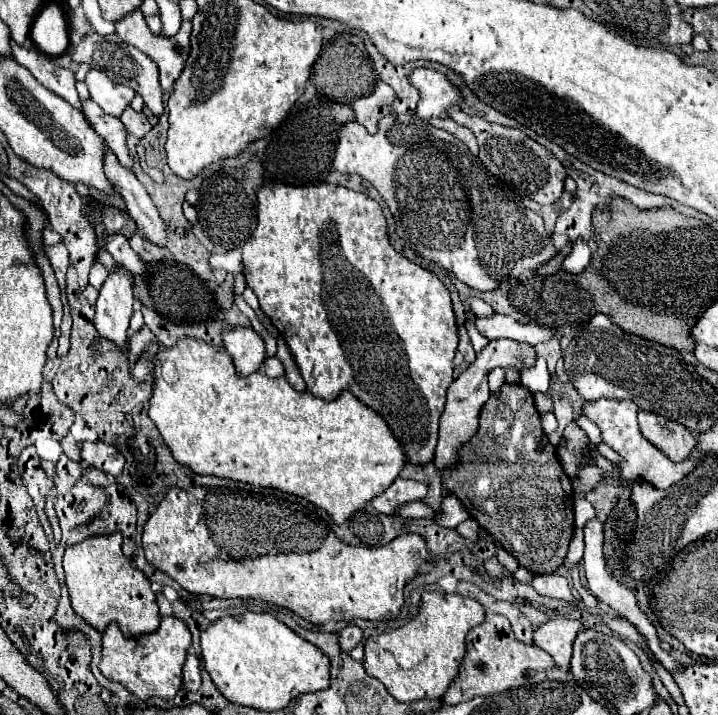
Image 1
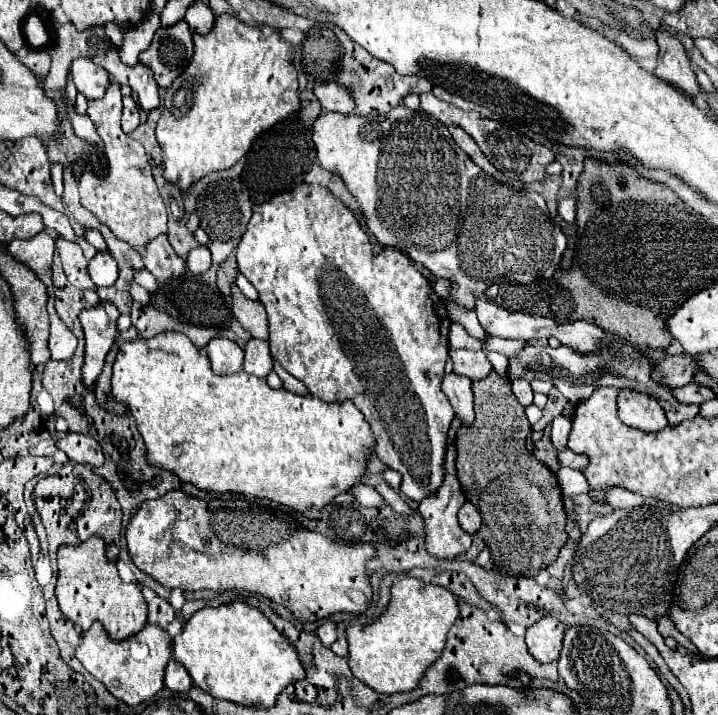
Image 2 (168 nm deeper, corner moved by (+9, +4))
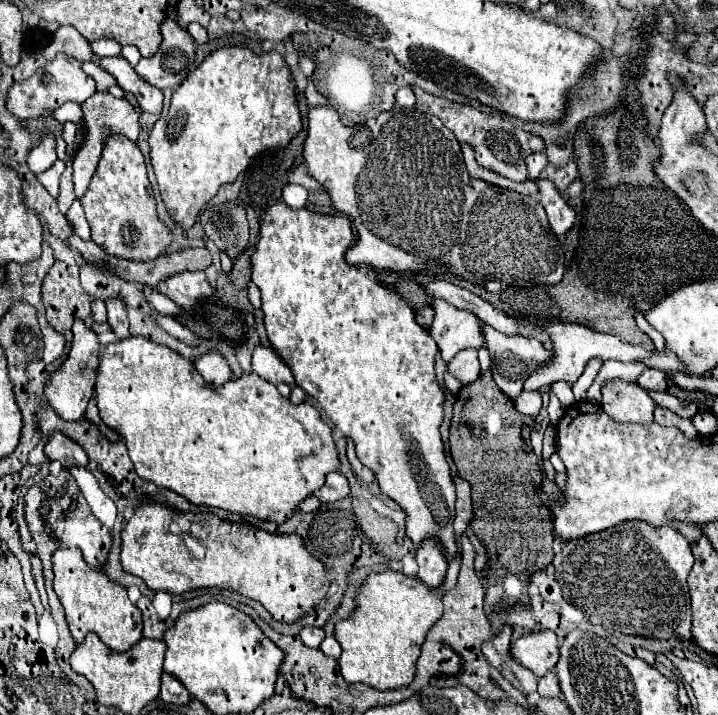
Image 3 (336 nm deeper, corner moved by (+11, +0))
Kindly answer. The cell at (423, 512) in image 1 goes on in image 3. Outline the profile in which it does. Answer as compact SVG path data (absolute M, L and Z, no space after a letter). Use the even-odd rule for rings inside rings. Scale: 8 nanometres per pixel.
M330 472L326 476L324 488L316 492L316 498L320 498L322 502L338 502L338 500L344 500L346 496L350 496L350 484L346 476L342 476L340 472Z

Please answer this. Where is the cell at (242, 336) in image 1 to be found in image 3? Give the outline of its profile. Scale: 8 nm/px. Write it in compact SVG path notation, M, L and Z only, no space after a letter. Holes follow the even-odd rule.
M208 350L194 364L196 364L196 370L202 374L202 378L212 386L220 386L232 380L232 370L226 358L218 350Z

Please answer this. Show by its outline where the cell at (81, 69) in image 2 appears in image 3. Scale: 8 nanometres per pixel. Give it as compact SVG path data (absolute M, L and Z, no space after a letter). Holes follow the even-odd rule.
M60 54L60 56L56 56L54 62L48 62L42 70L38 70L26 82L14 84L8 90L6 106L8 106L8 110L12 110L20 118L36 118L36 116L44 116L50 110L60 108L66 102L78 102L78 104L82 104L94 92L96 92L96 84L94 84L94 80L88 74L84 74L82 62L74 60L68 54Z

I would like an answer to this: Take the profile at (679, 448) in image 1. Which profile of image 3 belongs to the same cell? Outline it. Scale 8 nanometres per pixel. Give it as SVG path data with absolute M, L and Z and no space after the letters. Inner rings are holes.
M614 380L602 388L602 408L616 422L648 426L654 422L654 400L636 382Z

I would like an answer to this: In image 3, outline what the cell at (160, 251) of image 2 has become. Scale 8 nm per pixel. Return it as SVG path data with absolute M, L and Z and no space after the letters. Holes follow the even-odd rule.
M180 272L172 274L156 286L158 292L174 300L178 306L190 310L194 304L202 302L206 296L212 296L212 288L204 272Z

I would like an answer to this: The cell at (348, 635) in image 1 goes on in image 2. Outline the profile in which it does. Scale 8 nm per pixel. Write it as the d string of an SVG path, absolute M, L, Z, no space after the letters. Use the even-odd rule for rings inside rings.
M324 622L322 626L316 628L316 636L324 646L330 646L336 640L336 624L334 622Z

